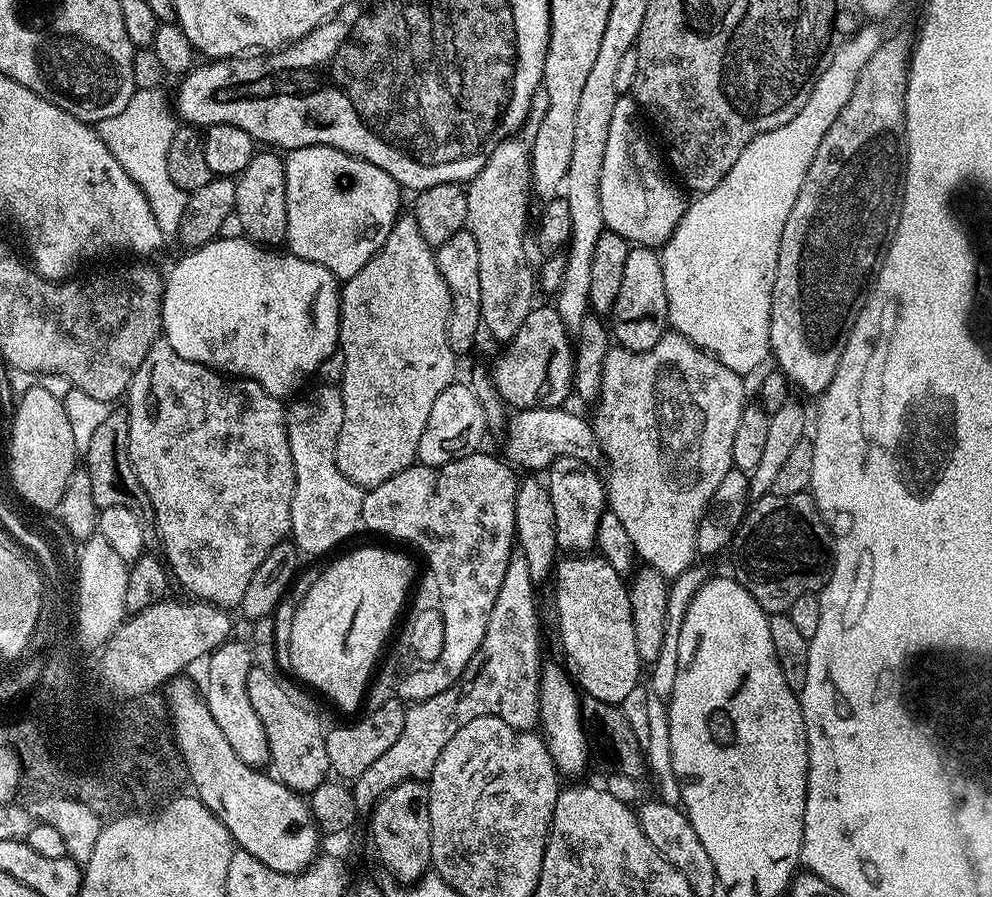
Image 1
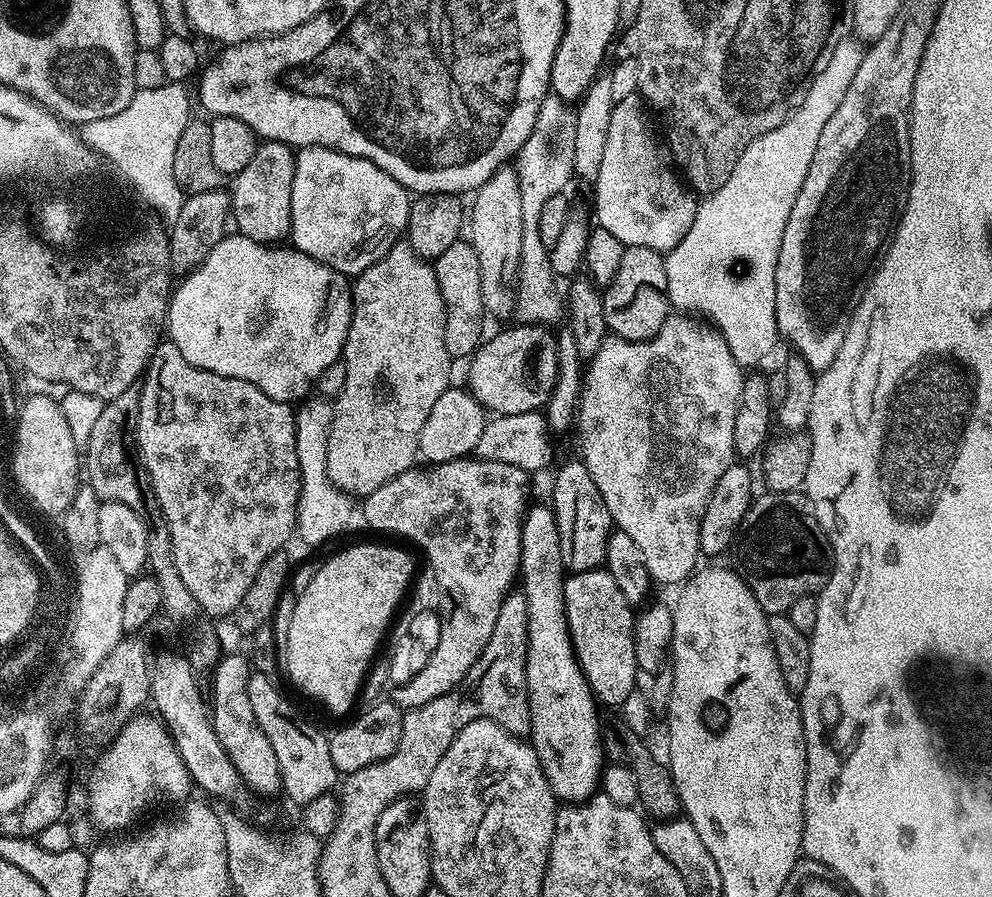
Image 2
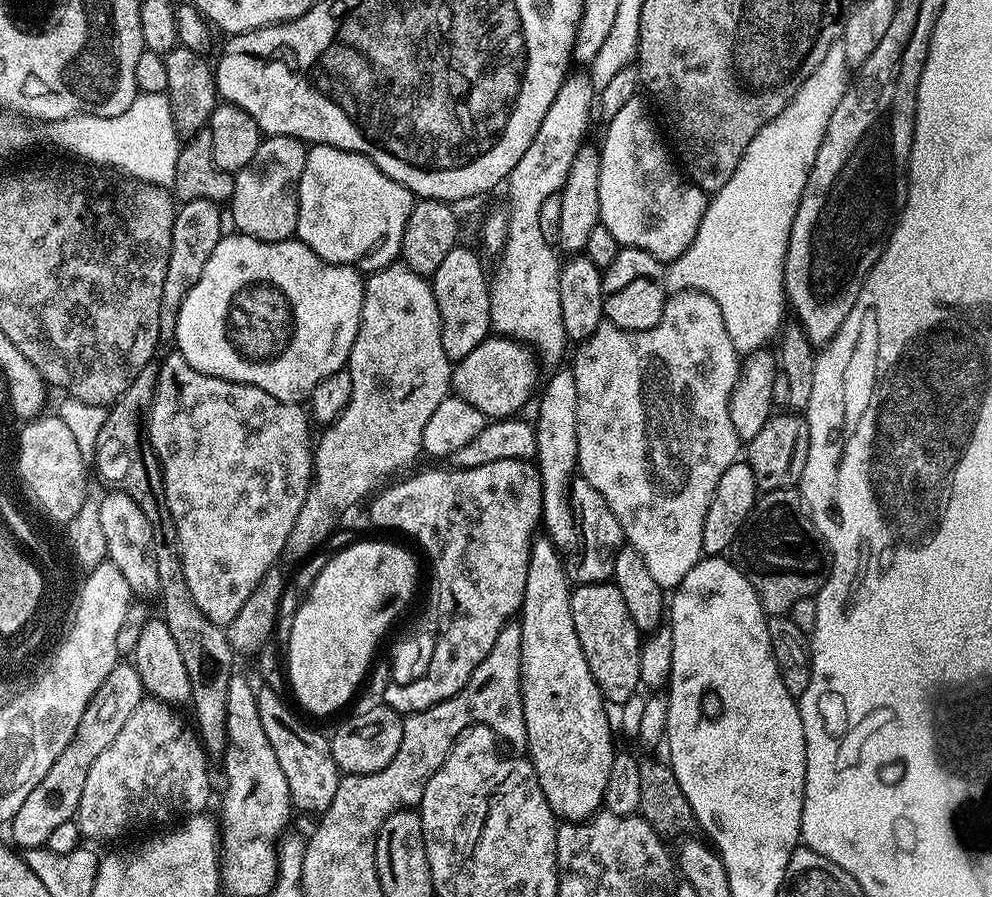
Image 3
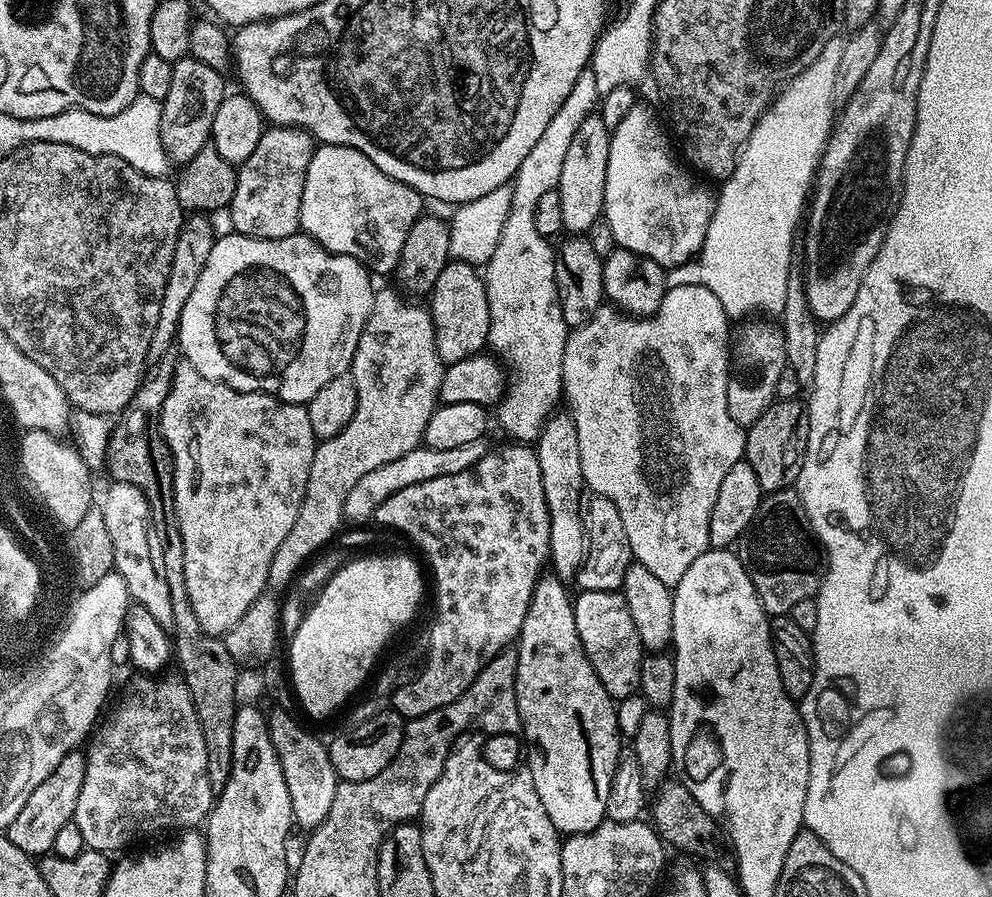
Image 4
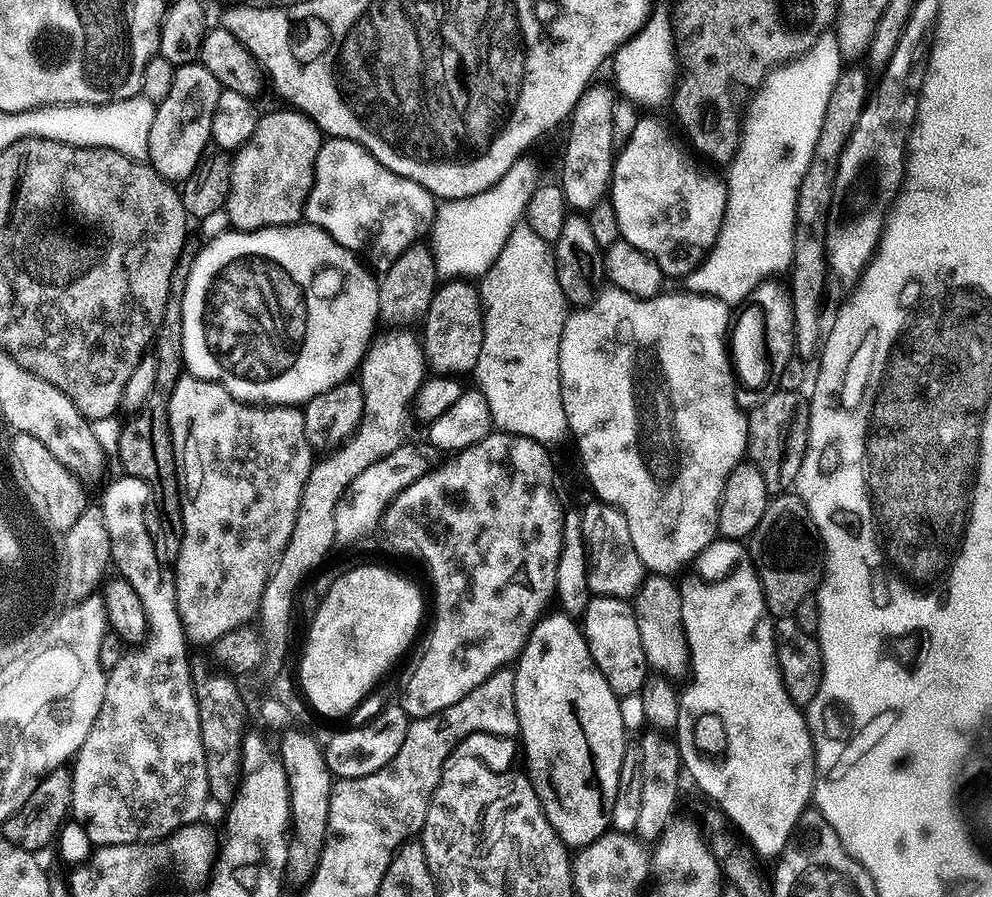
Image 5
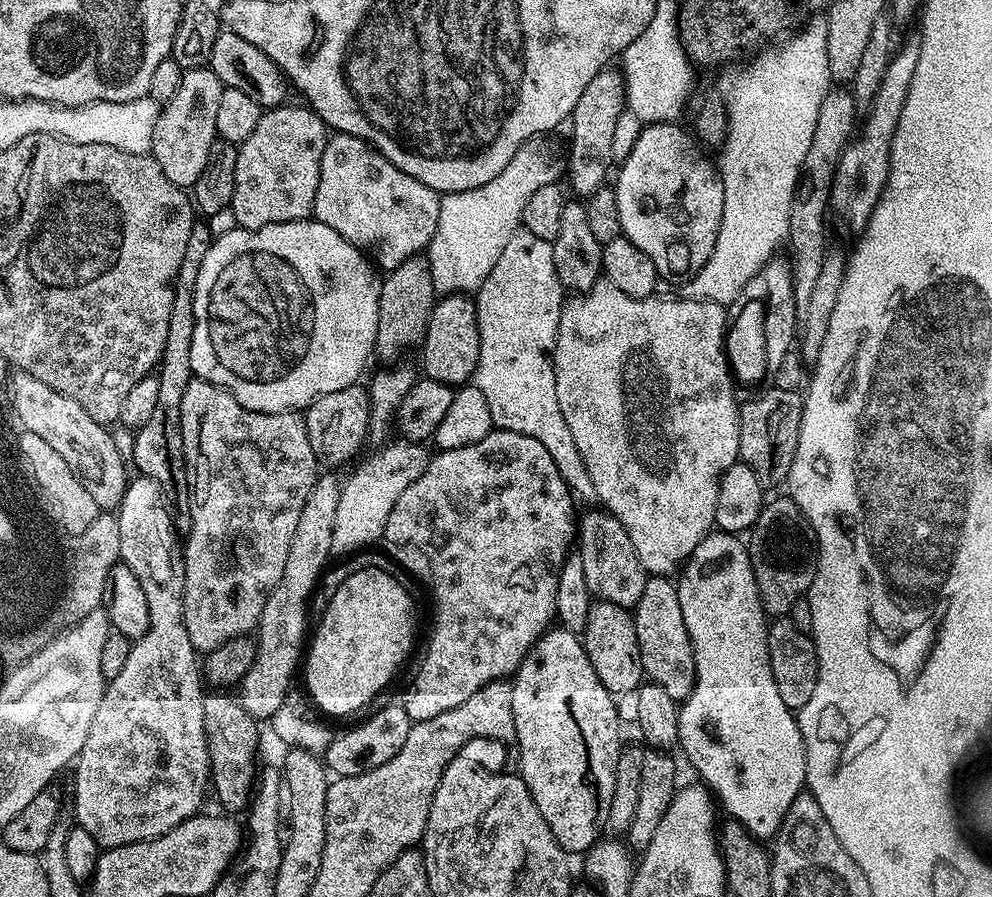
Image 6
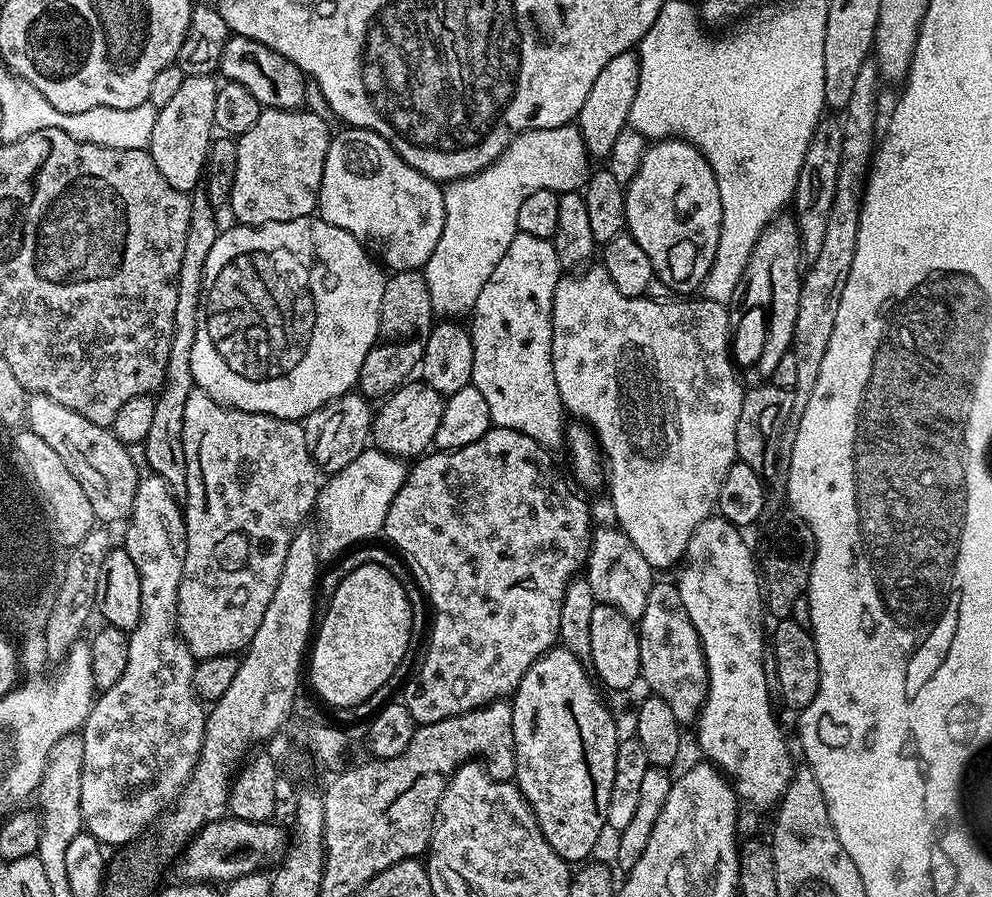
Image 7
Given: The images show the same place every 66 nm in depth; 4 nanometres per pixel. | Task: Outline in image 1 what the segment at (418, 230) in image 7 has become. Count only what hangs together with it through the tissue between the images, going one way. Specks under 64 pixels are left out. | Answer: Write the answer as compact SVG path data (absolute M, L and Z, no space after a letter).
M321 144L293 148L283 157L286 174L286 248L291 255L318 262L326 266L330 274L343 282L350 279L386 242L396 217L401 215L400 195L402 189L386 170L378 170L370 162L346 154L337 148L327 148Z

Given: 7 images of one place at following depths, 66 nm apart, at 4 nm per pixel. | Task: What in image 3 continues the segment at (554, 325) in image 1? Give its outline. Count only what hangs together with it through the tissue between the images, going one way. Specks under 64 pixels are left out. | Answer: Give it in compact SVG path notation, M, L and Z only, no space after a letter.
M499 334L489 335L466 358L455 361L452 370L451 391L461 396L474 410L478 410L489 421L507 420L515 417L516 412L528 399L538 392L536 383L540 380L540 368L533 349L519 340L509 340Z

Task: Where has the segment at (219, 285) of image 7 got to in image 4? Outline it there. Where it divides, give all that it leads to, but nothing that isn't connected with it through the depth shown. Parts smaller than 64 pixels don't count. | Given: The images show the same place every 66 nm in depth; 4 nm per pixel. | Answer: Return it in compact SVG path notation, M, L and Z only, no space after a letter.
M239 234L219 237L219 239L215 241L213 249L210 250L210 256L208 259L206 259L206 264L202 268L202 272L198 277L197 285L194 286L193 293L190 294L190 298L187 299L186 306L182 310L178 339L180 339L180 348L182 351L184 351L183 359L187 361L187 363L192 364L194 366L194 370L198 370L198 374L202 374L211 380L222 382L231 388L237 388L243 392L270 392L276 395L278 399L285 400L291 404L307 405L308 400L310 398L314 398L314 394L318 394L318 390L322 390L322 386L326 386L326 382L331 382L333 378L338 378L339 376L345 375L345 373L351 369L352 359L354 358L354 350L358 346L358 338L366 326L366 318L372 309L374 287L372 288L371 279L373 280L373 277L370 275L368 269L365 268L364 265L359 264L359 262L357 262L354 258L343 256L342 254L328 252L314 238L310 238L309 236L303 234L297 234L295 236L291 236L290 238L278 238L277 240L271 240L270 238L254 238L253 236L242 236Z

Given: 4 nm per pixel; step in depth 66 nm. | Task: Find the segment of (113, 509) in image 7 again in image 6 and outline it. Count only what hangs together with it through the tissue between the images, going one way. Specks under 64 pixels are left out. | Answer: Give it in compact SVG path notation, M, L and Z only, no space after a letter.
M19 370L11 373L8 382L8 404L20 419L19 427L23 431L38 434L41 445L58 450L58 454L66 458L100 509L112 510L119 505L122 494L128 489L130 473L124 469L120 448L112 441L105 425L86 414L74 398L66 398L66 394L50 390L46 382L38 382L38 378Z

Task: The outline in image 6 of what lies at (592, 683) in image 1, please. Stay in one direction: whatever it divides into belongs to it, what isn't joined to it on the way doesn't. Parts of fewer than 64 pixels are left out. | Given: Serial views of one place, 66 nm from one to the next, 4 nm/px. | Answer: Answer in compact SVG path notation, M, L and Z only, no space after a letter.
M596 600L586 618L582 633L590 666L594 666L594 674L598 674L602 686L606 686L606 690L611 692L613 697L637 691L646 680L642 666L642 650L638 650L638 634L632 617L633 613L627 608L614 602Z

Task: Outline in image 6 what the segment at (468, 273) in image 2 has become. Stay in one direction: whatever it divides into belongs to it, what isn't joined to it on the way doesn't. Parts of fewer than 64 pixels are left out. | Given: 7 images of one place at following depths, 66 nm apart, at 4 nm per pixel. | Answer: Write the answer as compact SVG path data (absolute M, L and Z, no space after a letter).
M444 294L436 300L425 328L423 348L423 375L427 379L449 386L463 386L475 377L480 335L476 321L476 302L471 295Z

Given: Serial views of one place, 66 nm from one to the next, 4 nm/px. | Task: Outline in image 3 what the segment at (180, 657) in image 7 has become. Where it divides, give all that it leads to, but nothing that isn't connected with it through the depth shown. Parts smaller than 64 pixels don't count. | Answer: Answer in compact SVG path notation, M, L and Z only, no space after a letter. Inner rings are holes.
M108 490L98 501L99 521L102 522L103 536L106 537L107 559L118 566L118 570L122 570L122 578L126 578L137 597L155 597L160 590L158 562L154 558L154 530L146 514L142 514L134 498L119 490ZM155 698L141 700L134 714L126 718L122 730L118 730L114 742L110 742L110 746L106 746L106 750L94 758L94 766L90 766L90 774L86 774L82 802L74 817L85 841L116 840L126 835L131 828L140 828L143 824L164 826L205 811L204 807L212 796L212 780L208 777L210 762L199 735L190 727L189 721L187 724L176 712L179 711L173 705L164 704Z

